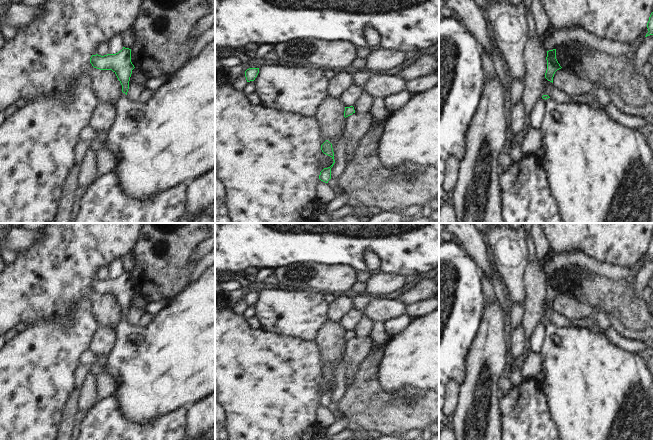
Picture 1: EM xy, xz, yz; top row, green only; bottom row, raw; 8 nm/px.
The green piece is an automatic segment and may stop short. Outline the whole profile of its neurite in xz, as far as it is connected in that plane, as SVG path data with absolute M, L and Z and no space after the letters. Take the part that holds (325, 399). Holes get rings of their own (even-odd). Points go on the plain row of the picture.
M326 364L322 369L321 369L321 374L324 378L330 380L333 383L333 388L328 391L324 392L319 399L319 403L325 407L328 407L328 405L331 403L331 392L333 391L335 384L334 384L334 376L332 372L332 368Z

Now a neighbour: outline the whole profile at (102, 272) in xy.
M100 265L95 270L95 275L98 279L104 280L109 278L109 269L107 265Z

